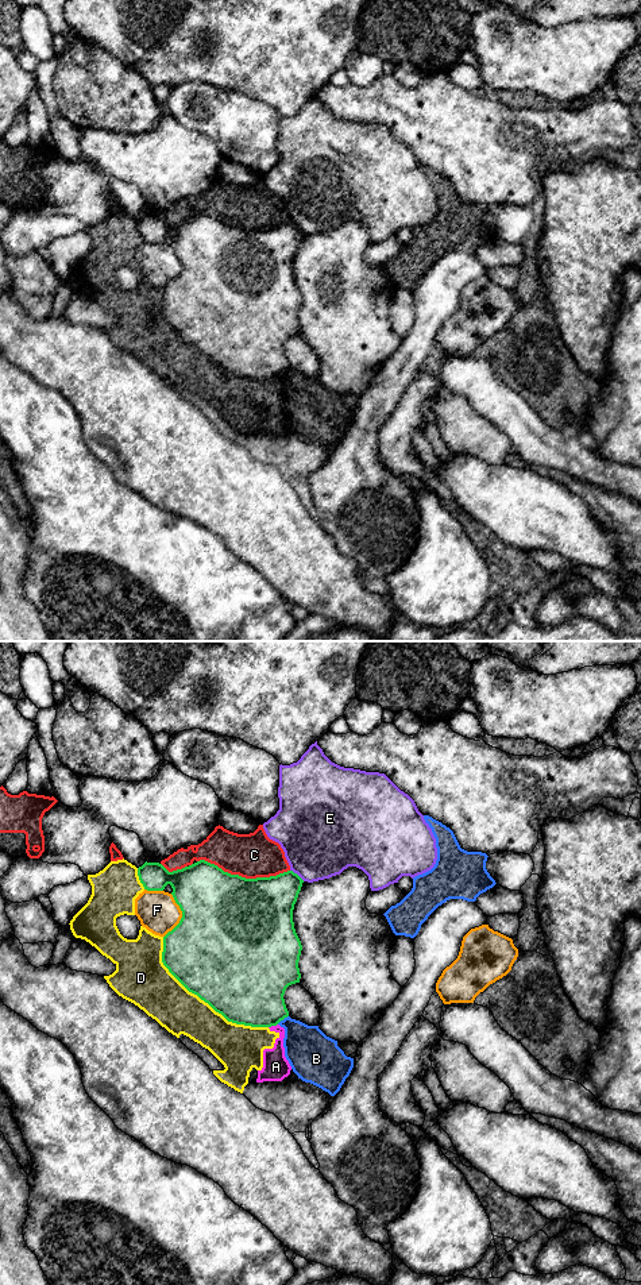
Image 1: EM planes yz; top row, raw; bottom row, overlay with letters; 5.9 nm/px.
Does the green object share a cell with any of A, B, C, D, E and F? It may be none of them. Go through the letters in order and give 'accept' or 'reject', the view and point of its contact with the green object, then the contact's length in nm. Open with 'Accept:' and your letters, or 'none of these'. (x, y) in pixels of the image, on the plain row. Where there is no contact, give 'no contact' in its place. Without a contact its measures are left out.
Accept: none of these
A: reject | yz (273, 377) | 60 nm
B: reject | yz (282, 371) | 90 nm
C: reject | yz (243, 230) | 550 nm
D: reject | yz (201, 351) | 850 nm
E: reject | yz (296, 226) | 110 nm
F: reject | yz (182, 267) | 260 nm

